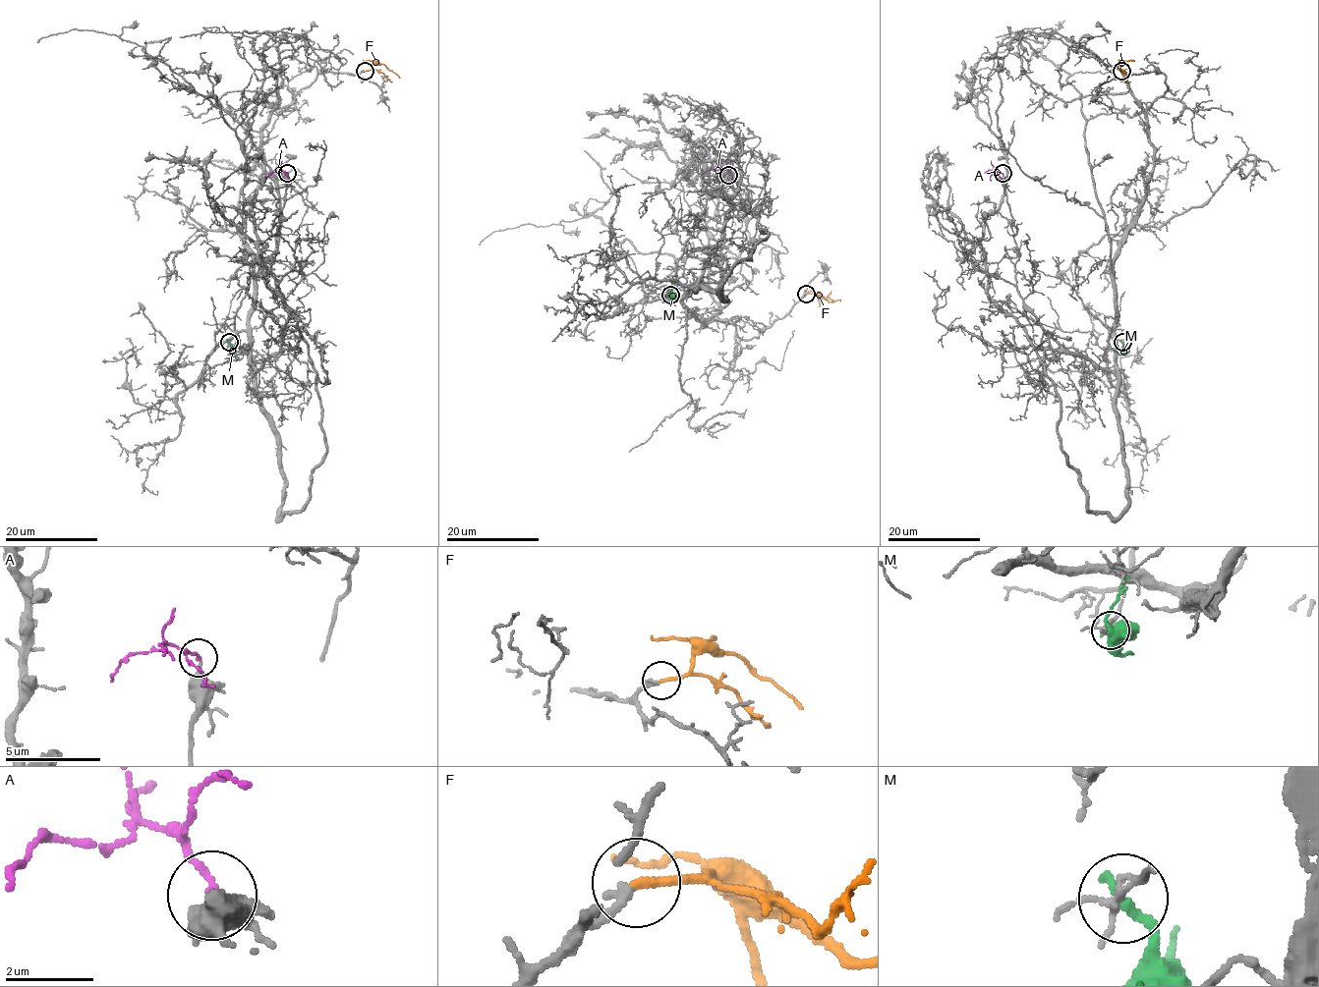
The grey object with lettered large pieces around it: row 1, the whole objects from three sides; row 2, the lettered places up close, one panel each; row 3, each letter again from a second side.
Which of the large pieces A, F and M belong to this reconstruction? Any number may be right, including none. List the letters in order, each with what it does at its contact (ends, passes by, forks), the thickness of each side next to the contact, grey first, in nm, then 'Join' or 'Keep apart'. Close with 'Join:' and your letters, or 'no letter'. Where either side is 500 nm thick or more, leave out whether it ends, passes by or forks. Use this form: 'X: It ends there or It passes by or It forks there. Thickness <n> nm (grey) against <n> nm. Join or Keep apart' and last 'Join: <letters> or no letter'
A: It ends there. Thickness 260 nm (grey) against 180 nm. Keep apart
F: It ends there. Thickness 220 nm (grey) against 190 nm. Join
M: It ends there. Thickness 150 nm (grey) against 240 nm. Keep apart
Join: F

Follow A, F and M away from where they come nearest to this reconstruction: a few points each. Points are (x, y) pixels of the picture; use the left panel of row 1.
A: (288, 173), (278, 170), (265, 179)
F: (366, 71), (374, 64), (384, 64), (400, 78)
M: (229, 342), (232, 350), (229, 355), (233, 348)

